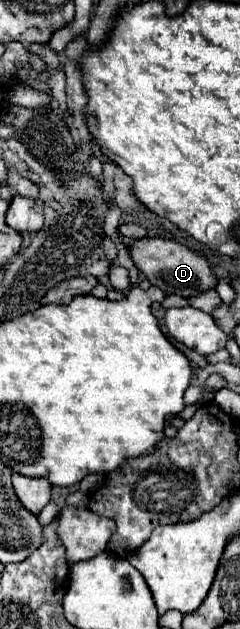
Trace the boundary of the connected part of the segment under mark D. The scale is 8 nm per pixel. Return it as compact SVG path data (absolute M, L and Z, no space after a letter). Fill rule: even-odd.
M142 238L134 246L130 246L130 256L132 256L134 264L146 274L150 284L160 288L164 294L178 294L184 298L192 298L202 292L214 290L218 284L218 278L212 272L212 268L208 266L206 258L174 240Z

